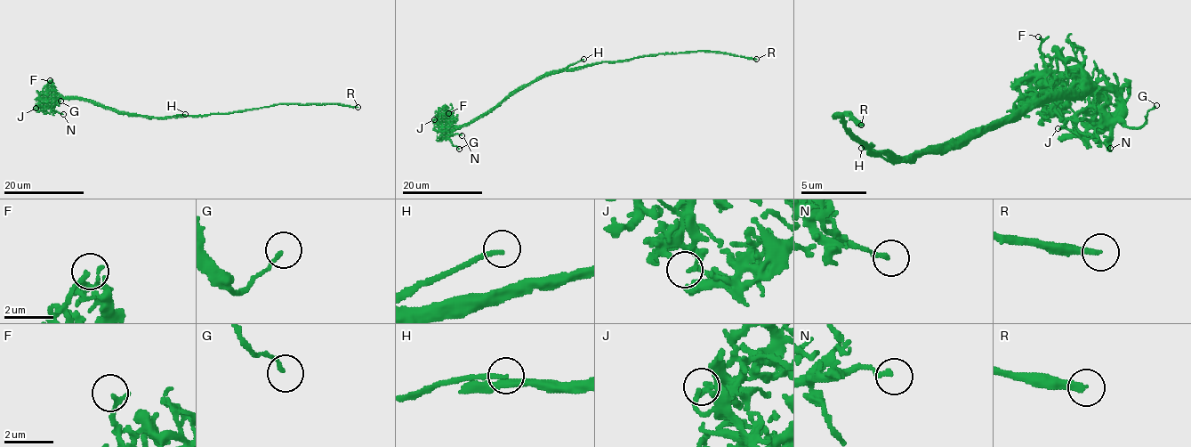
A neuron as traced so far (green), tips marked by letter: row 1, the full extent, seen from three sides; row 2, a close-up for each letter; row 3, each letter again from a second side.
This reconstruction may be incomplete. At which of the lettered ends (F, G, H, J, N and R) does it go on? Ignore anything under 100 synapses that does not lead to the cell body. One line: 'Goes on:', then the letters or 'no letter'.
Goes on: H, R

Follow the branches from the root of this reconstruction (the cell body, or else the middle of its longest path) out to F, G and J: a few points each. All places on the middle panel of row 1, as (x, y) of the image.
F: (579, 69), (545, 72), (460, 126), (452, 126), (446, 120), (445, 115), (448, 113)
G: (579, 69), (545, 72), (518, 87), (472, 120), (455, 126), (448, 133), (448, 138), (459, 149)
J: (579, 69), (545, 72), (518, 87), (472, 120), (443, 132), (439, 125), (433, 122), (434, 119)

